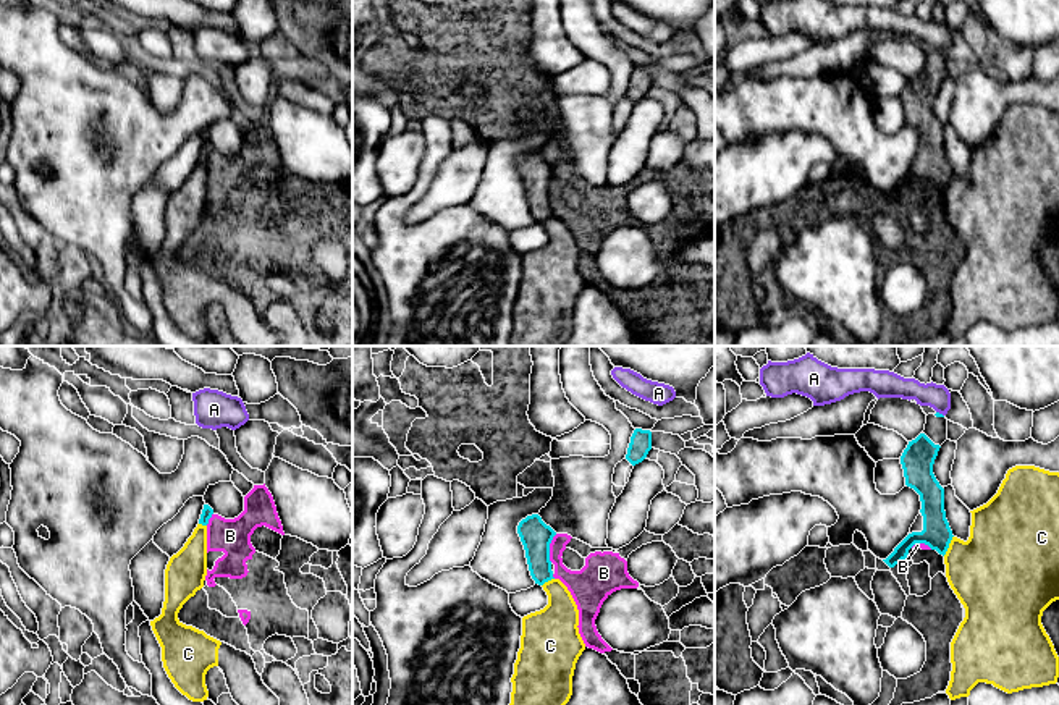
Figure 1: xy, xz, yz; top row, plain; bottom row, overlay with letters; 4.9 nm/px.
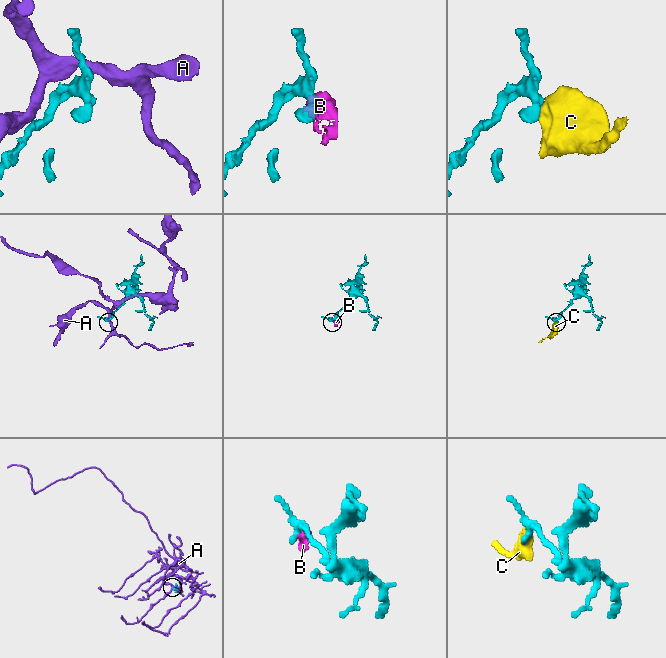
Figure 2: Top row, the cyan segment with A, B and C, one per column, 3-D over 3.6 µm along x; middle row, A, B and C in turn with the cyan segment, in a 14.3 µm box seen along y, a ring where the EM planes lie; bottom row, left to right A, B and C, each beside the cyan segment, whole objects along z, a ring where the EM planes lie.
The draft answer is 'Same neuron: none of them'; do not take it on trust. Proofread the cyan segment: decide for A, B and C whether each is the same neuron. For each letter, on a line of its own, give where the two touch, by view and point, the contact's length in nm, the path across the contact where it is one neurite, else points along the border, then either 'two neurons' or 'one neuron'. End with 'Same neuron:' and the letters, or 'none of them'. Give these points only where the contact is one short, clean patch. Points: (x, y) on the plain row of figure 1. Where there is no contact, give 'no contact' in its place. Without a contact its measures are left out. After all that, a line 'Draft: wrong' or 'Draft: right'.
A: yz (938, 50) | 50 nm | two neurons
B: xz (548, 186) | 150 nm | along xz (556, 172), (550, 181), (550, 199) | two neurons
C: yz (948, 183) | 120 nm | along yz (953, 173), (943, 193) | two neurons
Same neuron: none of them
Draft: right

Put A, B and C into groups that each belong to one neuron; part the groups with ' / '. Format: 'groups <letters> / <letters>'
groups A / B / C

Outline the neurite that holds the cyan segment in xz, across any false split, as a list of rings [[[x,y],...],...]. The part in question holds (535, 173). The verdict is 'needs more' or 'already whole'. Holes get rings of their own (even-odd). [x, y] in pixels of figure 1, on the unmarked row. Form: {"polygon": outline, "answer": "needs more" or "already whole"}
{"polygon": [[[538,152],[527,154],[517,163],[525,188],[529,209],[535,222],[543,223],[555,217],[550,199],[550,181],[556,170]]], "answer": "already whole"}

